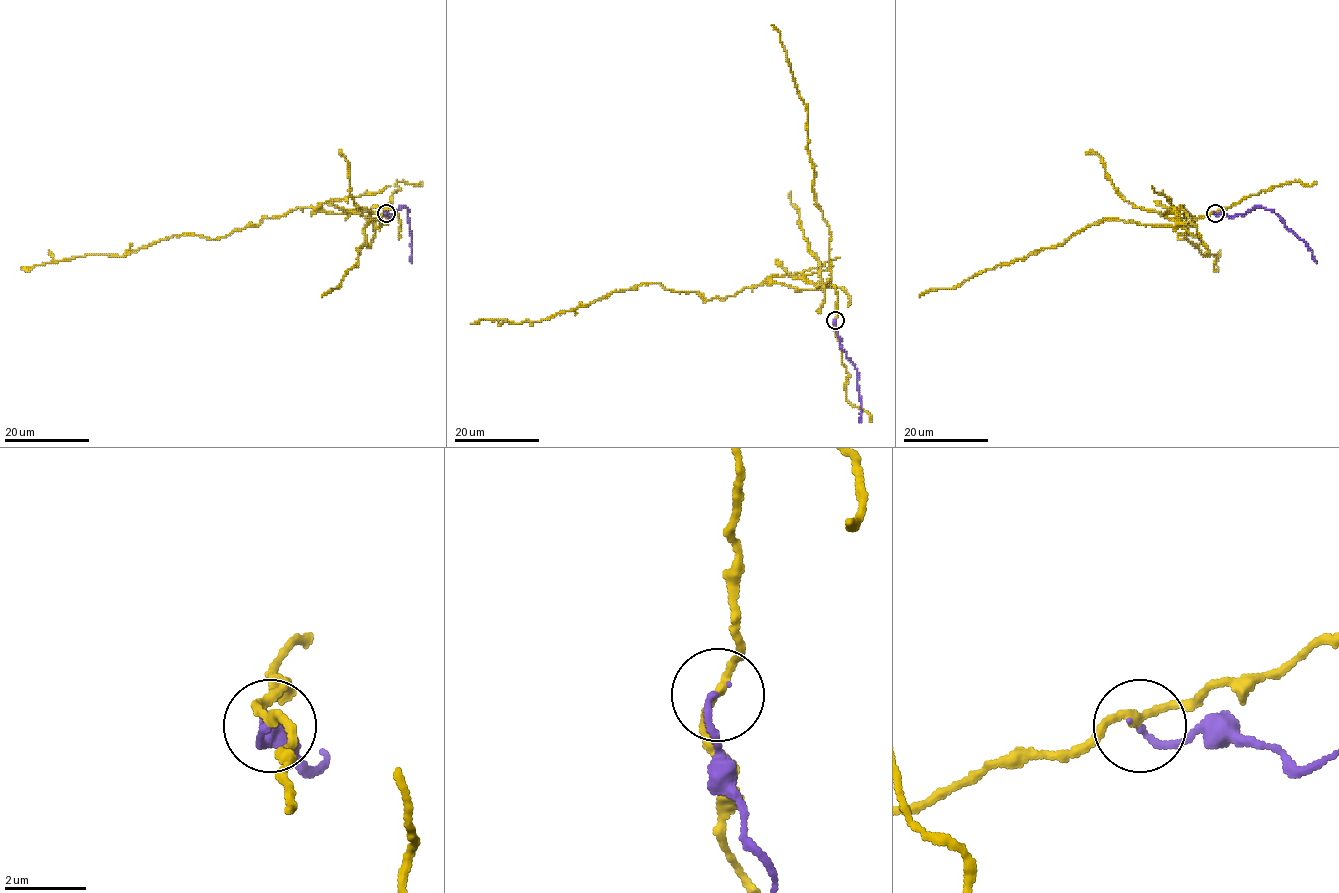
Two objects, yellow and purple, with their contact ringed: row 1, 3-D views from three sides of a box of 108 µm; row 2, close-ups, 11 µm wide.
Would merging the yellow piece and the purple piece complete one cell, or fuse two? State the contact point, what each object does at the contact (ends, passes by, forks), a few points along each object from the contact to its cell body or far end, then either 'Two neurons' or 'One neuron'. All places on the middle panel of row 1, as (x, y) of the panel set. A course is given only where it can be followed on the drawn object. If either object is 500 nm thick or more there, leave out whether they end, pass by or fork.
Place: (835, 320). At the ring yellow passes by. At the ring purple ends. Course of yellow: (835, 320), (830, 284), (795, 289), (763, 281), (705, 300), (652, 282), (537, 322), (470, 324). Course of purple: (835, 320), (841, 349), (857, 371), (860, 422). Two neurons

